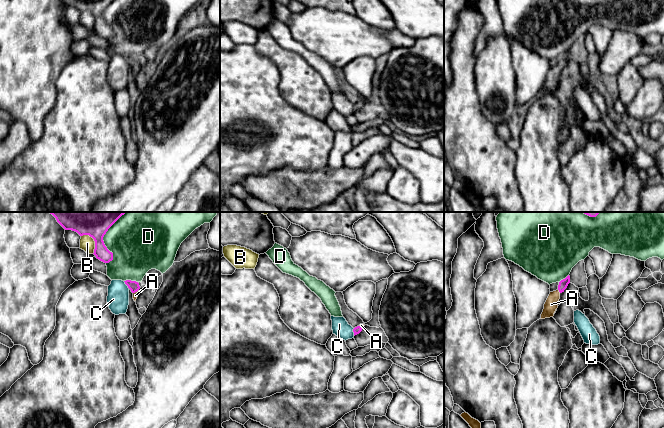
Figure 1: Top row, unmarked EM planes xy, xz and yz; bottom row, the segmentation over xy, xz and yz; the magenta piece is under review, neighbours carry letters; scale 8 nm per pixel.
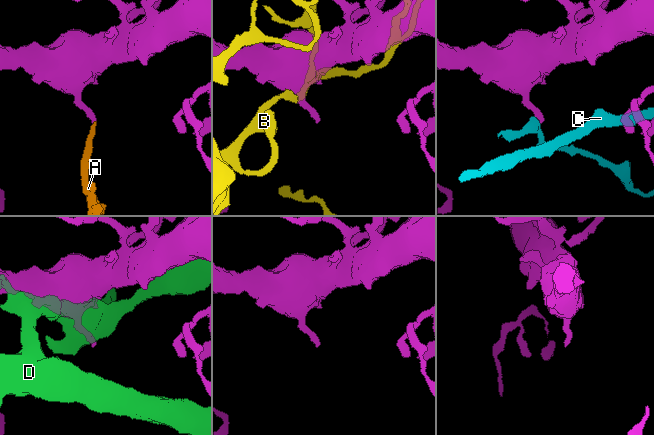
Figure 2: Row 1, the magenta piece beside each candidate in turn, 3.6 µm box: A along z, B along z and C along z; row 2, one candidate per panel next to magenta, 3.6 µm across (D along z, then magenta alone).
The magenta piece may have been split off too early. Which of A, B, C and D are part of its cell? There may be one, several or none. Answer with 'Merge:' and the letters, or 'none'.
Merge: A

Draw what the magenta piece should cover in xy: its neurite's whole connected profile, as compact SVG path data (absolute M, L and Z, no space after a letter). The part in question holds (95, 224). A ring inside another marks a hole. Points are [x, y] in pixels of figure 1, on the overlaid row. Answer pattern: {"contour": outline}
{"contour": "M48 212L52 214L57 222L65 229L77 232L80 236L89 235L95 241L94 255L104 263L113 260L113 253L104 244L103 237L108 229L127 212Z"}

